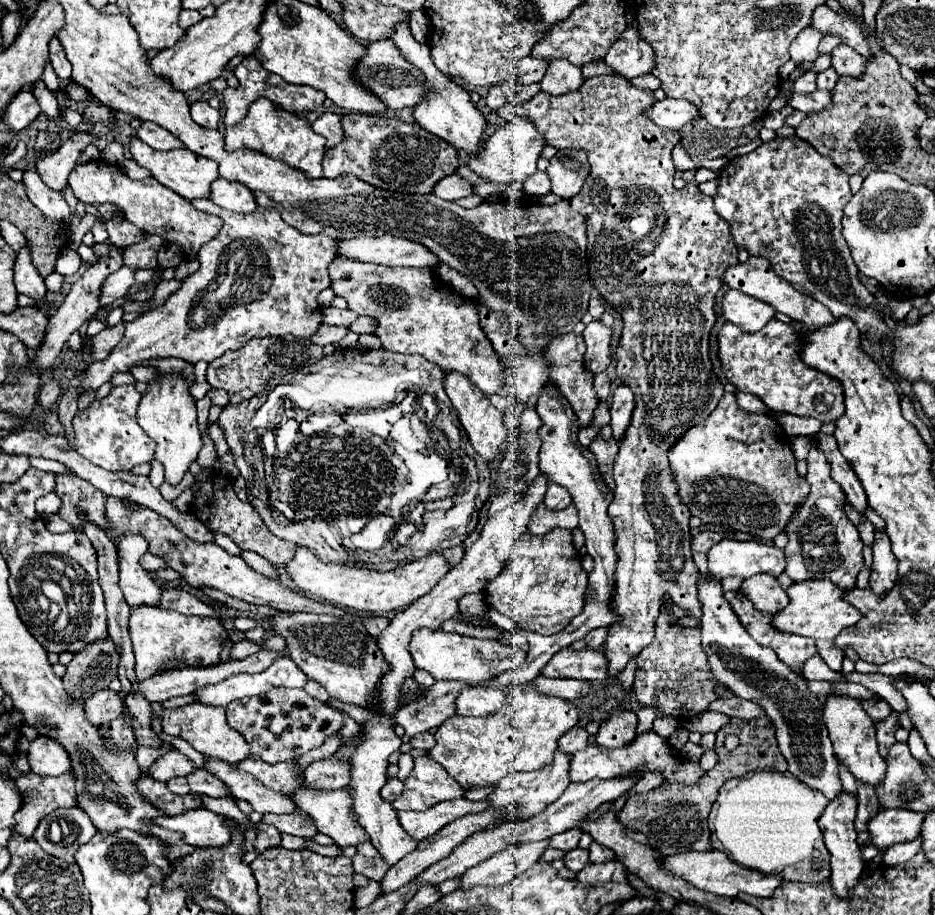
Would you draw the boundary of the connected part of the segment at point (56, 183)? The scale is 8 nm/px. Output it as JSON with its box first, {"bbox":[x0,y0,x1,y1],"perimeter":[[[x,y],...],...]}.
{"bbox":[36,132,92,190],"perimeter":[[[88,132],[76,134],[72,140],[66,140],[54,154],[46,156],[36,164],[36,172],[40,174],[44,183],[52,190],[60,190],[66,186],[66,180],[74,168],[76,158],[80,152],[92,144],[92,136]]]}

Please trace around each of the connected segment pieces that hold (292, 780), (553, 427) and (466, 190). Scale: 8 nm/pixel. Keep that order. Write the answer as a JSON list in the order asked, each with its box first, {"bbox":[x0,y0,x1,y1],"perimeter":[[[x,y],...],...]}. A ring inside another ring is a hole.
[{"bbox":[236,760,298,796],"perimeter":[[[242,760],[240,764],[236,764],[236,768],[256,776],[264,786],[280,792],[280,794],[286,794],[290,796],[296,788],[296,778],[298,778],[298,772],[296,772],[296,764],[294,760],[288,760],[288,762],[280,762],[280,764],[266,764],[262,760]]]},{"bbox":[474,384,616,689],"perimeter":[[[548,384],[542,388],[540,396],[538,396],[538,404],[536,404],[536,412],[542,420],[542,426],[538,428],[538,436],[542,440],[542,448],[540,448],[540,472],[548,474],[550,482],[564,486],[572,500],[574,506],[578,508],[578,516],[580,516],[580,530],[586,536],[586,552],[594,558],[594,572],[588,576],[588,584],[590,588],[596,592],[594,598],[588,598],[588,602],[584,604],[582,614],[578,614],[568,628],[564,628],[558,634],[552,636],[540,636],[536,632],[522,629],[518,625],[514,625],[515,631],[528,638],[528,642],[532,642],[532,654],[528,654],[526,662],[516,668],[516,670],[508,670],[492,680],[486,680],[486,684],[474,684],[474,686],[492,686],[492,688],[503,689],[508,686],[516,686],[522,682],[530,682],[534,680],[542,666],[554,656],[556,650],[570,646],[576,640],[582,640],[586,636],[586,632],[600,628],[600,626],[610,626],[616,622],[614,612],[610,612],[610,598],[612,598],[612,588],[614,588],[614,570],[616,570],[616,552],[614,552],[614,530],[612,530],[612,520],[608,516],[608,504],[612,502],[612,492],[608,490],[608,486],[604,482],[598,482],[600,474],[598,474],[598,466],[596,466],[596,458],[592,456],[592,452],[584,446],[578,444],[578,418],[572,410],[572,406],[568,404],[568,400],[562,400],[560,390],[556,388],[556,384]]]},{"bbox":[432,174,472,200],"perimeter":[[[452,174],[452,176],[446,176],[444,180],[436,182],[432,194],[436,194],[438,198],[444,198],[444,200],[458,200],[458,198],[470,196],[472,186],[466,180],[462,180],[458,174]]]}]

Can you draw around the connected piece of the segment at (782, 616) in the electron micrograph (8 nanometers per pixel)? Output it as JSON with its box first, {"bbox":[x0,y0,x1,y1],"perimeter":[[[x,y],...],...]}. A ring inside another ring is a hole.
{"bbox":[772,580,862,640],"perimeter":[[[830,580],[794,582],[786,594],[790,594],[788,606],[772,616],[772,628],[784,634],[796,634],[814,640],[834,640],[840,630],[854,626],[862,618],[862,614],[842,598],[844,590],[840,590]]]}

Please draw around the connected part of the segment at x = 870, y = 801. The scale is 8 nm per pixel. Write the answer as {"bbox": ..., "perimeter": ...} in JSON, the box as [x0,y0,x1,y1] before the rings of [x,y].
{"bbox":[856,784,880,846],"perimeter":[[[858,784],[858,816],[856,816],[856,832],[858,832],[858,844],[864,846],[868,844],[868,830],[866,824],[872,816],[876,816],[876,812],[880,810],[878,806],[878,798],[874,788],[868,788],[868,784]]]}

